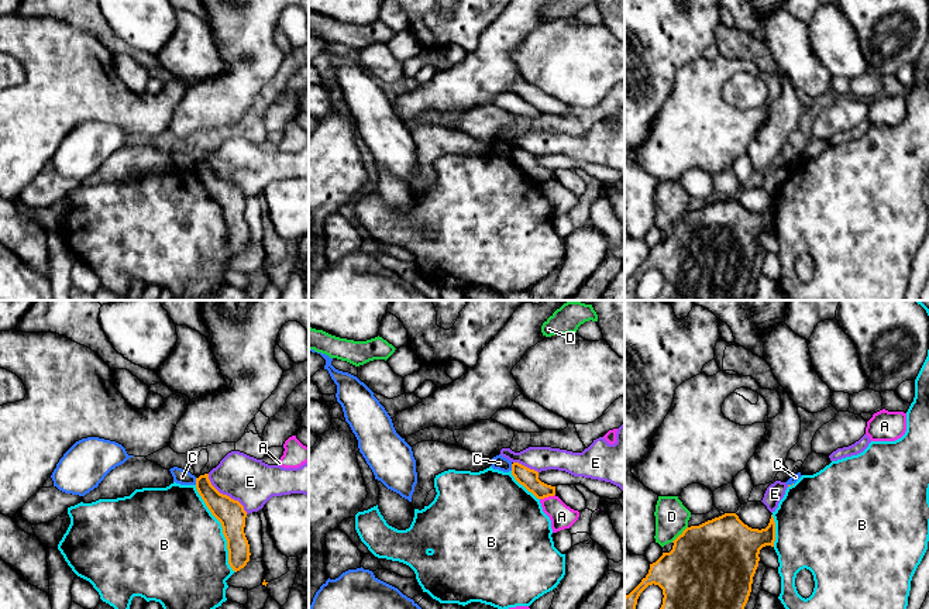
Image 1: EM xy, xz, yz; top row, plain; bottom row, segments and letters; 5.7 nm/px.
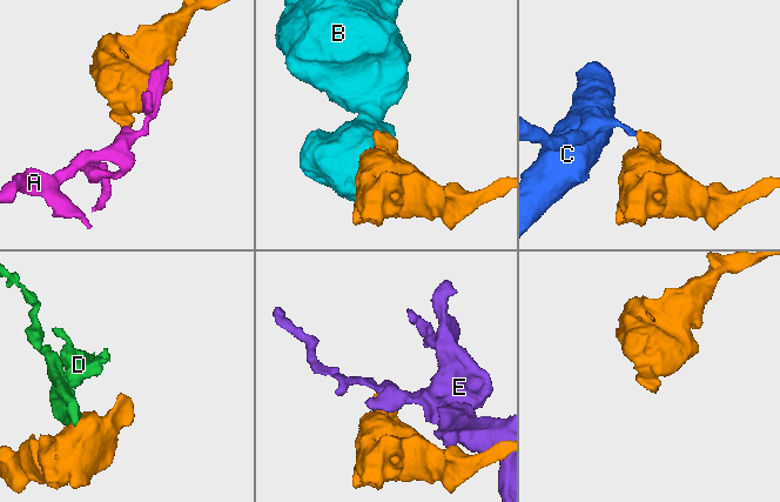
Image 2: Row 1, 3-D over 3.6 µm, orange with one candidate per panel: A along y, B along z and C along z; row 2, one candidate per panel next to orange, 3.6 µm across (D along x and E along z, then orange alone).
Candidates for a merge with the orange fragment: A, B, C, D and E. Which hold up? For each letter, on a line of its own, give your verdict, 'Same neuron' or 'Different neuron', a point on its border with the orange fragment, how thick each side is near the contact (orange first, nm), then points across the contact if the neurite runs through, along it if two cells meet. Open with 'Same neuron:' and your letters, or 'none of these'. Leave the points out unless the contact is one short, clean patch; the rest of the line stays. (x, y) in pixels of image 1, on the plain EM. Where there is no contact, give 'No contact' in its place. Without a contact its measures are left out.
Same neuron: none of these
A: Different neuron. Touches orange at xz (547, 181). Thickness 110 nm (orange) against 140 nm. Boundary: xz (554, 178), (540, 183)
B: Different neuron. Touches orange at xy (223, 213). Thickness 160 nm (orange) against 480 nm
C: Different neuron. Touches orange at xy (196, 165). Thickness 150 nm (orange) against 90 nm. Boundary: xy (195, 162), (196, 168)
D: Different neuron. Touches orange at yz (680, 219). Thickness 480 nm (orange) against 190 nm. Boundary: yz (687, 210), (671, 226)
E: Different neuron. Touches orange at xy (226, 179). Thickness 160 nm (orange) against 260 nm

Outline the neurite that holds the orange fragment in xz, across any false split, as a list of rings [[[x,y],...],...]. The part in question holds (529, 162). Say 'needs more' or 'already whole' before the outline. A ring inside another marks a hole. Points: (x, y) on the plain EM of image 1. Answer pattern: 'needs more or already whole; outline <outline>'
already whole; outline [[[519,147],[512,148],[512,159],[531,176],[537,183],[544,183],[555,179],[555,171],[547,169],[539,164],[539,156]]]

